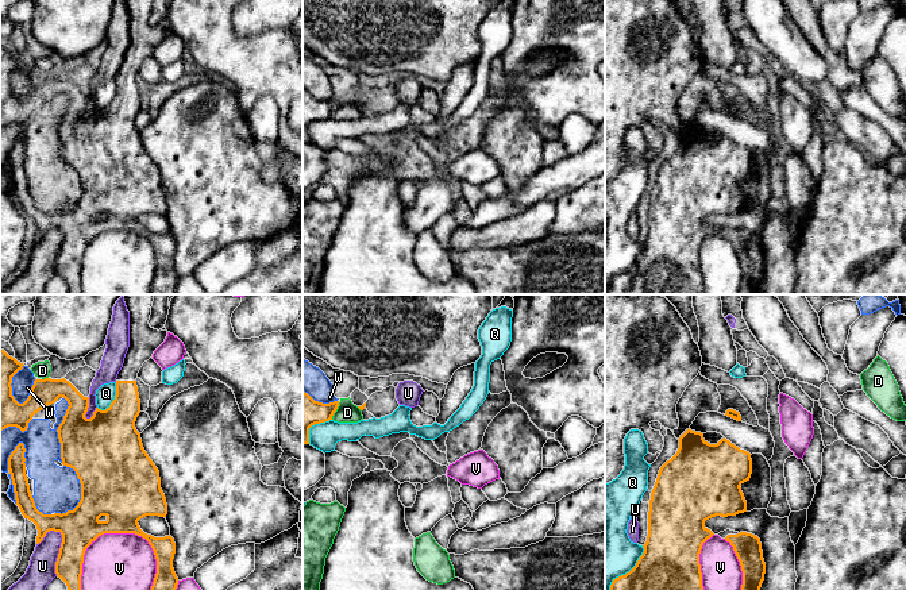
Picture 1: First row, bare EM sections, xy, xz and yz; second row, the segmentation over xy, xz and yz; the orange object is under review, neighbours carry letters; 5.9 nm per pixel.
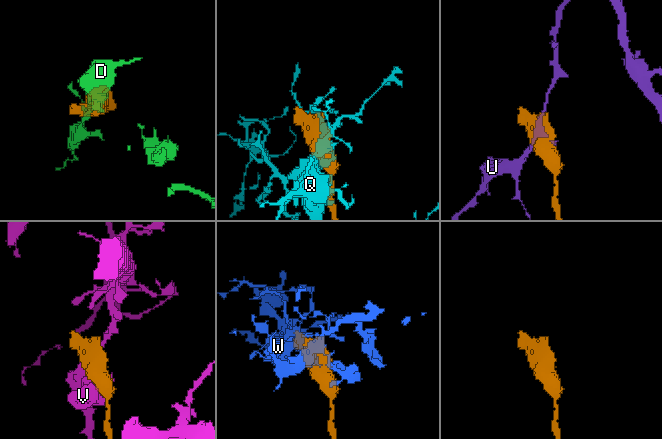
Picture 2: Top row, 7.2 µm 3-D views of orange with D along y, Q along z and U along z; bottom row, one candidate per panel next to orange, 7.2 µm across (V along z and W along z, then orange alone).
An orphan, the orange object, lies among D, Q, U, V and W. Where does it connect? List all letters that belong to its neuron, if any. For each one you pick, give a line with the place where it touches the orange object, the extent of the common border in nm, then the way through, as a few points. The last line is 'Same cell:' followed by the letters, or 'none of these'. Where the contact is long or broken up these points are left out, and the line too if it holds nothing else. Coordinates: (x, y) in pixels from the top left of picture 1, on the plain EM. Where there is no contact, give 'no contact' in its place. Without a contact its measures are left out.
Same cell: none of these

